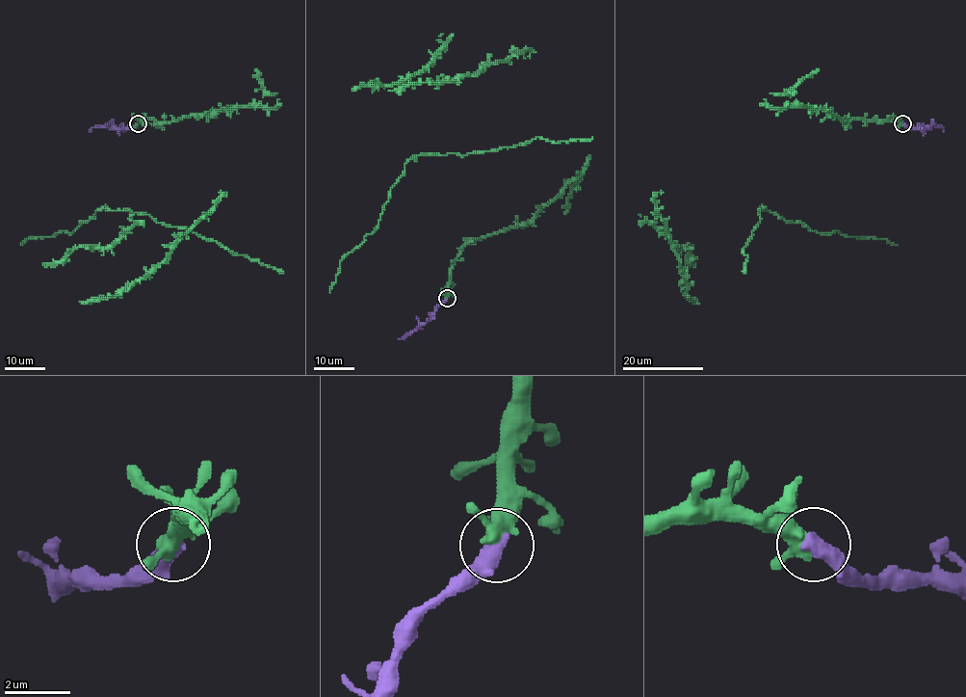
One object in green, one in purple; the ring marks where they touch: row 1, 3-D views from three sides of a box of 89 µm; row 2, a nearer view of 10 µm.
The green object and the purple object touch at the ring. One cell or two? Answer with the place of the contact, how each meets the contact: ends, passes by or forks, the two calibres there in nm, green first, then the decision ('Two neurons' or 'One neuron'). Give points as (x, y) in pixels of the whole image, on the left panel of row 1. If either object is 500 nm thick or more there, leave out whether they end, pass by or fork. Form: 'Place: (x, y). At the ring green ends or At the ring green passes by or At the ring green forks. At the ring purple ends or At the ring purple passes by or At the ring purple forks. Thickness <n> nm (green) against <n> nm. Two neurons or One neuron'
Place: (138, 123). Thickness 340 nm (green) against 550 nm. One neuron

